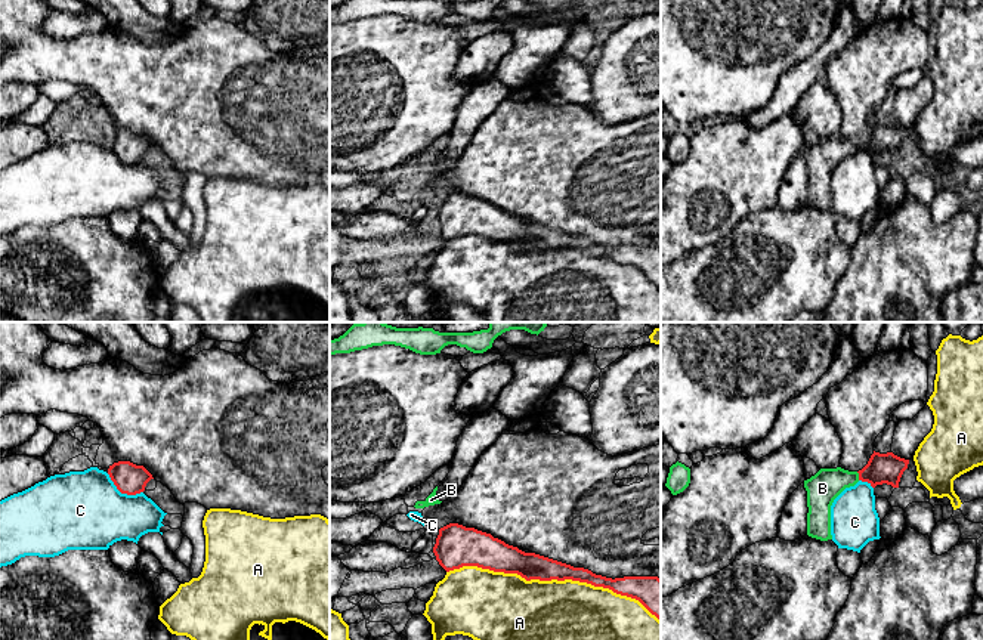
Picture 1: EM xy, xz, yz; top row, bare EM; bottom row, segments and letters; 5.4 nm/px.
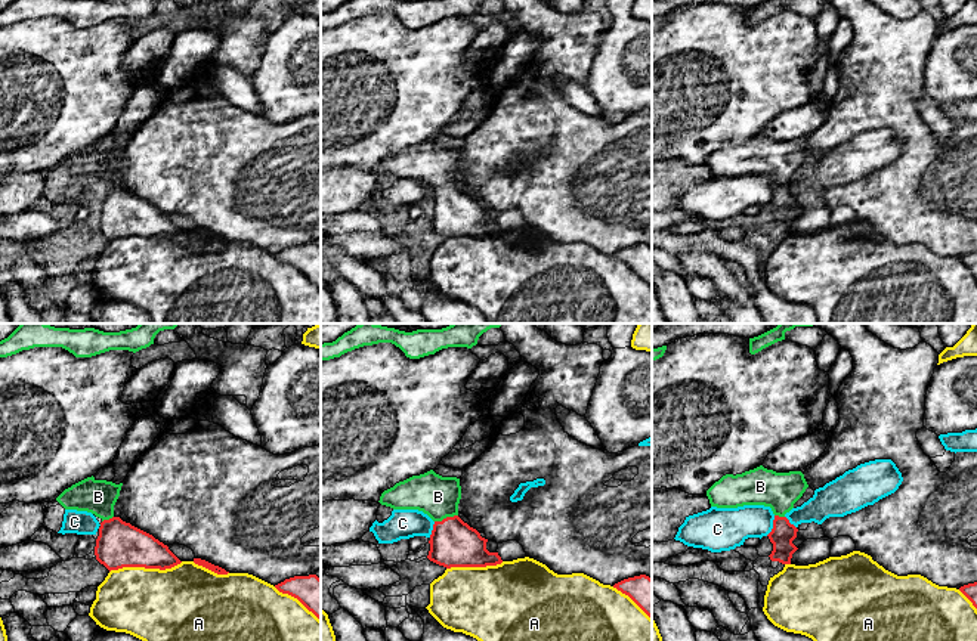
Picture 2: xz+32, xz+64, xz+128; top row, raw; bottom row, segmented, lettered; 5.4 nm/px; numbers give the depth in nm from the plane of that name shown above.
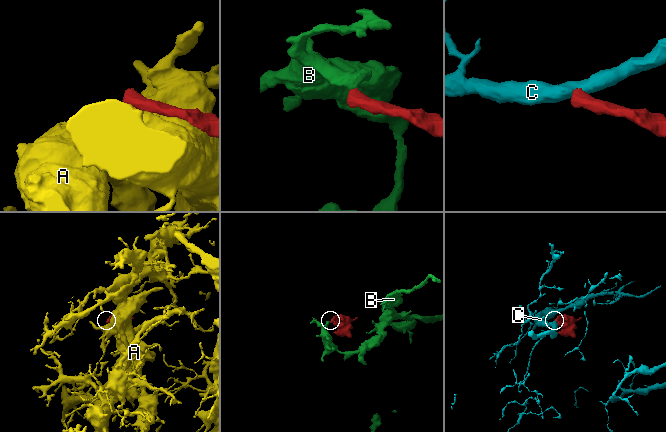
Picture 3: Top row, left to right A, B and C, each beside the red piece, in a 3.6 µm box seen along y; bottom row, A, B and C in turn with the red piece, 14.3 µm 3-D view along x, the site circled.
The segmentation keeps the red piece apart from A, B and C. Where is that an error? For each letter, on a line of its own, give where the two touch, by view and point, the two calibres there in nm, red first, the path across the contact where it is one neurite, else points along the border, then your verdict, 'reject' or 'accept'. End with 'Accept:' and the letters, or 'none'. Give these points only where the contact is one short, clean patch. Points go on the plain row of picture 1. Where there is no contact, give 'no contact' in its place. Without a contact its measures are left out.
A: meets red in xz at (553, 247); 140 nm thick on the red side, 480 nm on the other; reject
B: meets red in yz at (859, 145); 160 nm thick on the red side, 170 nm on the other; runs through yz (887, 136), (859, 145), (837, 148), (822, 157); accept
C: meets red in xy at (123, 161); 170 nm thick on the red side, 440 nm on the other; border along xy (107, 142), (121, 161), (142, 161); reject
Accept: B

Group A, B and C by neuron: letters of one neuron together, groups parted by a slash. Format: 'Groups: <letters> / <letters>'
Groups: A / B / C

